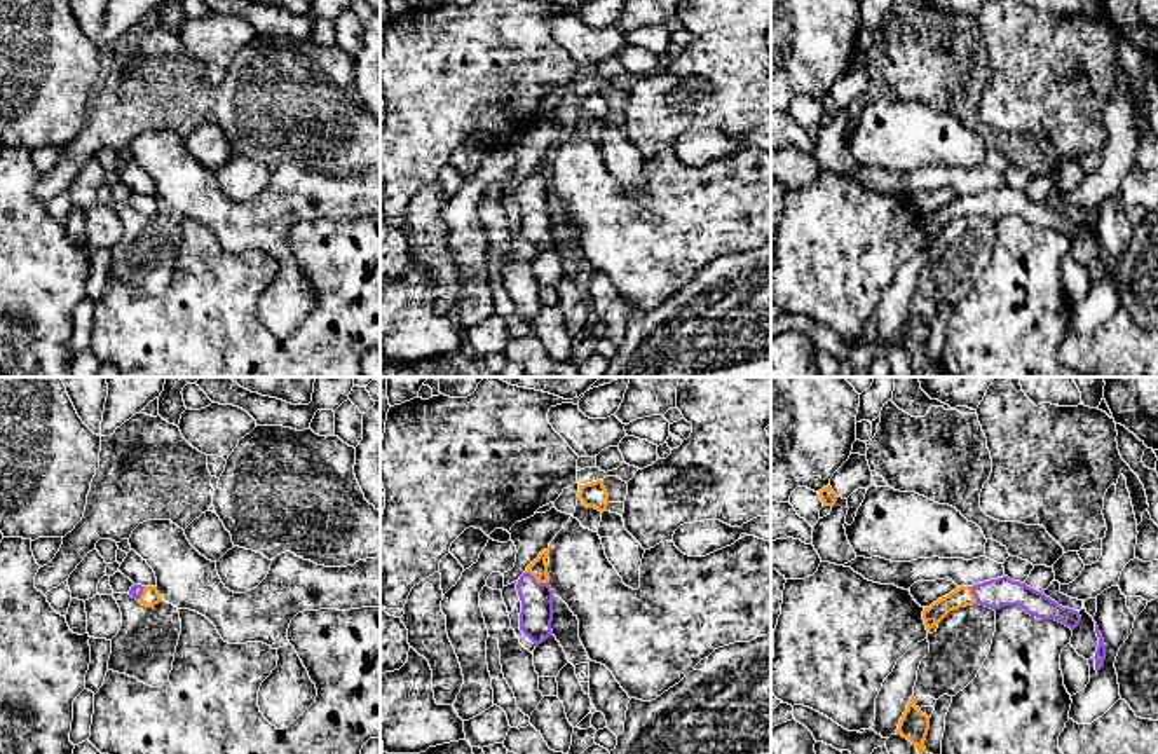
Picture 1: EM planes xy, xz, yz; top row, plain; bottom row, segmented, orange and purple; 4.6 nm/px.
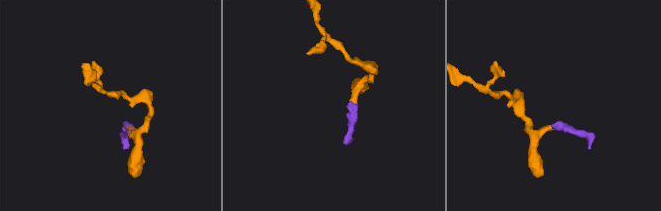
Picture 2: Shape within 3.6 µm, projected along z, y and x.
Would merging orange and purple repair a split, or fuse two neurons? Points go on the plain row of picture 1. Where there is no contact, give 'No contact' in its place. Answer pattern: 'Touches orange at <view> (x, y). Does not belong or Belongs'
Touches orange at xz (538, 191). Belongs

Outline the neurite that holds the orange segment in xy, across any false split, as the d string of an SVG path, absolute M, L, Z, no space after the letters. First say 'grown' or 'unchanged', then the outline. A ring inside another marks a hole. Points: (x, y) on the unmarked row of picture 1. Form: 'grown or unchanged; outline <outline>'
grown; outline M133 194L129 204L146 216L153 216L162 209L157 201L157 195Z

